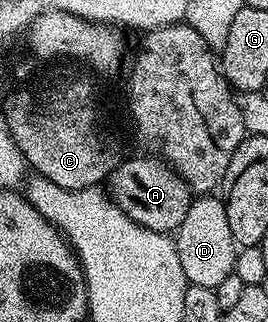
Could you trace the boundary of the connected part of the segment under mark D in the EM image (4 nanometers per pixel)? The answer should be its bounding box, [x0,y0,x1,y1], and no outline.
[173,193,237,288]

